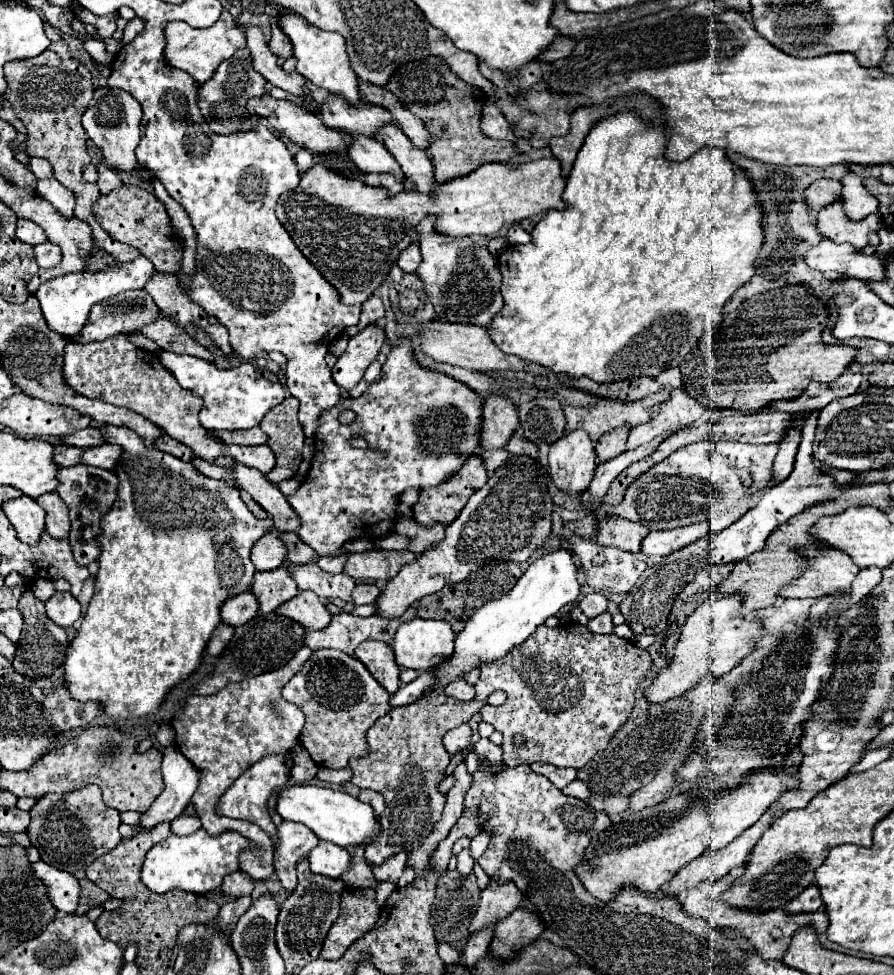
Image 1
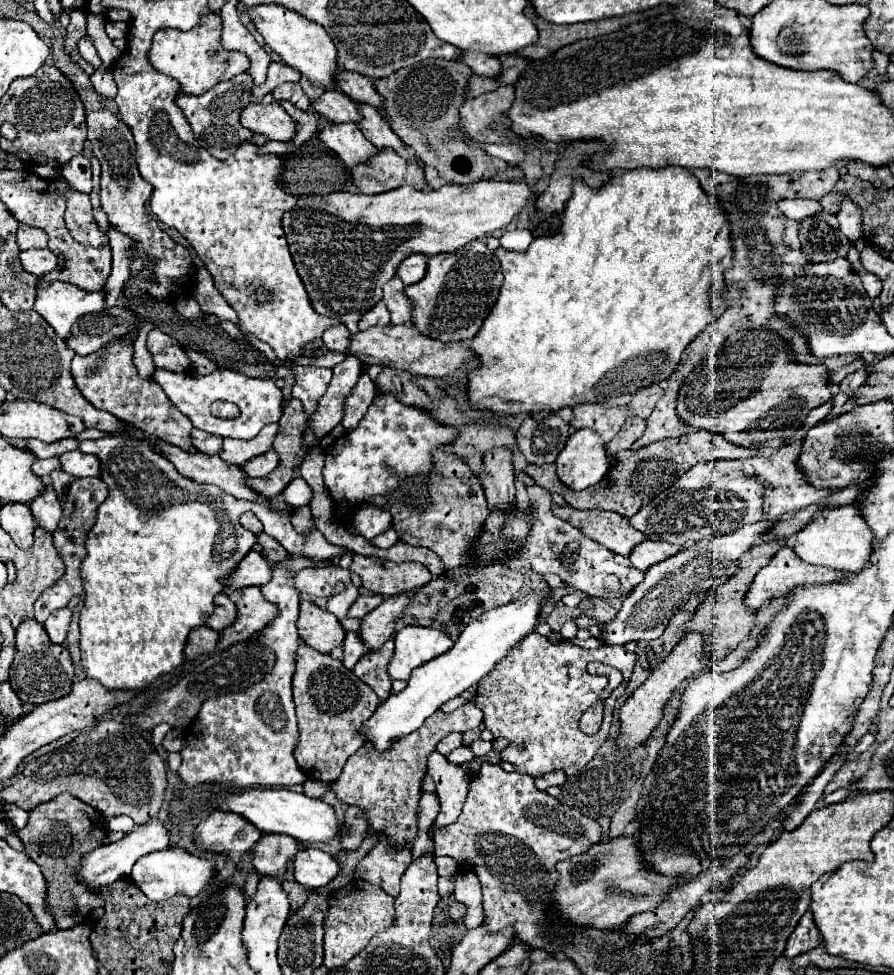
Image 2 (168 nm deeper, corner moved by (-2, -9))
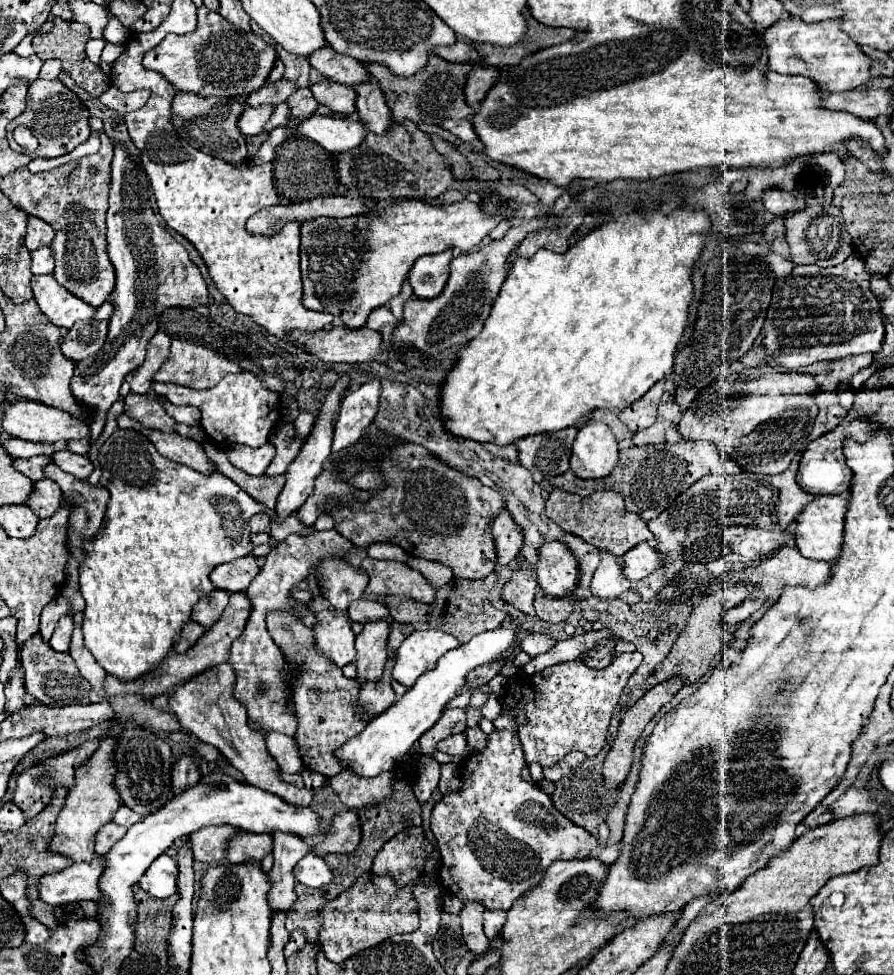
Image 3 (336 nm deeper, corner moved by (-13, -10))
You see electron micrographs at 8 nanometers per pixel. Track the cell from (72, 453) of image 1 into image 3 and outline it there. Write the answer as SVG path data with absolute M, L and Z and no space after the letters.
M35 456L35 458L29 458L29 460L17 460L15 466L17 470L21 470L25 476L29 476L33 482L45 478L45 472L43 468L51 462L51 458L47 456Z

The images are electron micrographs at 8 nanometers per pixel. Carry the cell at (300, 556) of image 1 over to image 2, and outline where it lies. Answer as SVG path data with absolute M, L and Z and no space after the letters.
M260 533L258 535L258 547L260 547L260 553L272 563L272 565L276 565L278 561L284 561L286 557L288 557L288 553L286 553L286 549L282 549L270 535L266 535L266 533Z

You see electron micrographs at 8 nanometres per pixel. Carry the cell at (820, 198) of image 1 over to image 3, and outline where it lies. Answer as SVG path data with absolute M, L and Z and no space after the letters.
M779 188L767 190L765 196L763 196L763 202L765 202L765 208L775 216L785 216L785 214L791 214L793 210L803 210L805 208L803 200L791 196L789 192L783 192Z

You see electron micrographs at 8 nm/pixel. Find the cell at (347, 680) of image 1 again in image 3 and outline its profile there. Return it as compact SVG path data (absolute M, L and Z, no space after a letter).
M271 612L267 614L267 628L271 632L271 638L287 656L295 676L293 698L299 716L299 730L295 734L295 742L299 746L301 760L305 768L323 774L325 778L333 778L345 768L337 764L335 752L341 748L341 744L345 744L351 736L359 734L371 722L371 716L359 710L357 694L361 694L361 686L357 686L355 678L345 678L343 672L317 650L311 628L305 626L301 620L293 618L287 612Z

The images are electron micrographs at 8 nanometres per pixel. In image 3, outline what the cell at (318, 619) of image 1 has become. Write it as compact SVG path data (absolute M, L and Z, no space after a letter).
M317 612L313 634L321 652L327 654L339 668L355 660L355 634L349 626L347 616Z

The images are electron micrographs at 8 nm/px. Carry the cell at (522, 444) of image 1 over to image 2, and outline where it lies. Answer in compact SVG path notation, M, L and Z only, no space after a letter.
M696 431L696 433L688 433L682 435L678 439L662 439L656 441L652 445L646 445L638 451L626 449L626 451L618 451L614 455L616 465L612 465L606 473L606 477L596 483L594 487L586 489L586 491L572 491L568 489L556 475L556 467L554 465L526 465L526 473L536 481L536 485L560 493L566 503L574 509L604 509L604 511L616 511L622 517L632 517L636 515L644 505L648 505L656 495L660 495L664 489L672 487L678 477L682 473L686 473L688 469L692 469L698 463L704 461L714 461L714 459L748 459L756 455L756 449L742 449L738 445L730 445L730 441L726 441L724 437L706 433L706 431Z

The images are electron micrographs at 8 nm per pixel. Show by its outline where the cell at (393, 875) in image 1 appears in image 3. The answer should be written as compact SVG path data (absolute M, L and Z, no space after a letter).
M413 826L393 836L373 860L373 874L391 876L397 886L409 886L423 874L423 828Z

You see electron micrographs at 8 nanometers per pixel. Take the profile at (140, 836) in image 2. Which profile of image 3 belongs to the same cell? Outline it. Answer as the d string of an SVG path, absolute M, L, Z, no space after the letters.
M95 854L91 862L75 862L63 872L47 874L41 878L39 894L41 900L53 906L65 906L81 900L95 900L109 904L99 890L99 878L103 874L103 856Z

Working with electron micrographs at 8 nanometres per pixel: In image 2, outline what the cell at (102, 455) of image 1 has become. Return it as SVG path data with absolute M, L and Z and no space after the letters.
M68 451L58 457L62 471L74 475L74 477L98 477L100 475L100 463L94 455L84 455L82 451Z

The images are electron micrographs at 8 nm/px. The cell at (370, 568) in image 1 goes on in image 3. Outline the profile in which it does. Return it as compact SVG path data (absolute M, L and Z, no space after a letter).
M365 558L361 568L369 576L367 594L375 596L391 596L391 594L405 594L421 602L431 602L437 594L433 584L417 570L409 568L405 562L393 560L375 560Z

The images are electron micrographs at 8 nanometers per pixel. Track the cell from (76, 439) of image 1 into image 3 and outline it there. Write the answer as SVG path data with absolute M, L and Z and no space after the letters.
M11 438L9 442L3 444L5 450L13 456L13 458L33 458L33 456L53 456L57 450L67 448L65 442L57 442L57 444L39 444L39 442L27 442L27 440L19 440L19 438Z

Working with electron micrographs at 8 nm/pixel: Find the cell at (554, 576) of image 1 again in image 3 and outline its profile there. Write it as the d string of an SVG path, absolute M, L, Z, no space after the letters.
M505 620L497 630L487 630L477 636L473 636L469 642L461 644L455 650L445 652L437 666L425 674L419 676L415 686L403 694L389 710L375 716L361 734L353 736L349 742L337 750L337 758L353 768L359 776L377 776L385 770L393 770L411 750L411 746L425 734L443 714L447 704L457 696L457 692L467 686L467 674L475 670L477 666L489 664L497 660L503 652L507 652L517 638L519 622L517 620Z

